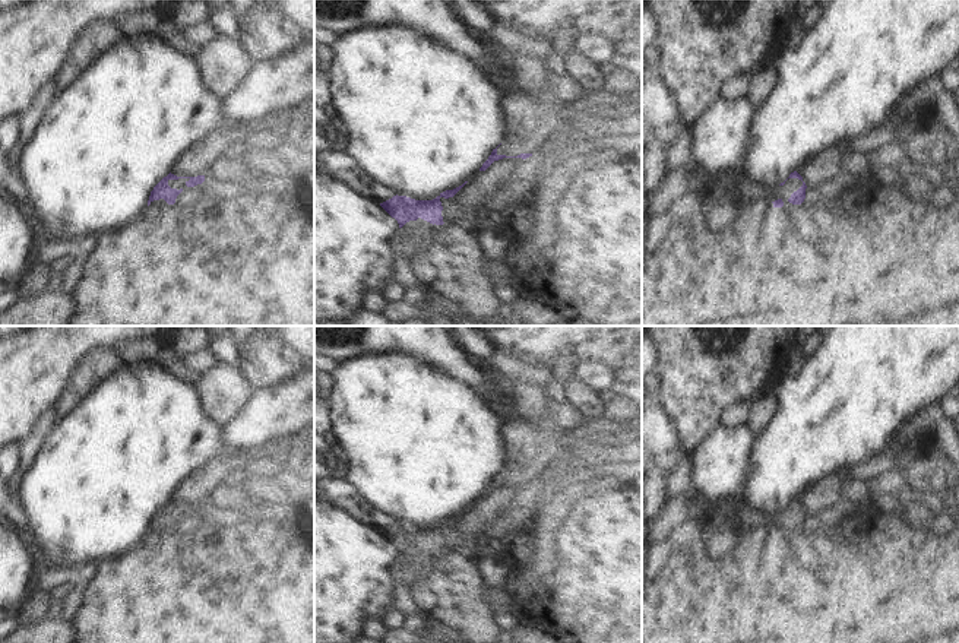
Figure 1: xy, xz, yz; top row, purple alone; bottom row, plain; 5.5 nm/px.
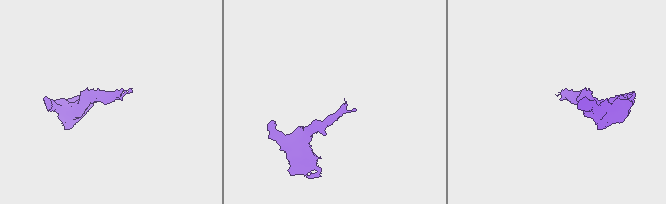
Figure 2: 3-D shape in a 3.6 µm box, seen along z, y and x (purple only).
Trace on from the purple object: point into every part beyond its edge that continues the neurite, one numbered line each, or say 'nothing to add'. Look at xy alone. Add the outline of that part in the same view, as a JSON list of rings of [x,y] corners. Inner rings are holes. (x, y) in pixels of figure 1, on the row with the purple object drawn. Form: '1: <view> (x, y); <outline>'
1: xy (180, 183); [[[190,178],[168,180],[168,186],[170,186],[171,189],[180,190],[180,189],[187,187],[186,183],[187,183],[189,180],[190,180]]]

